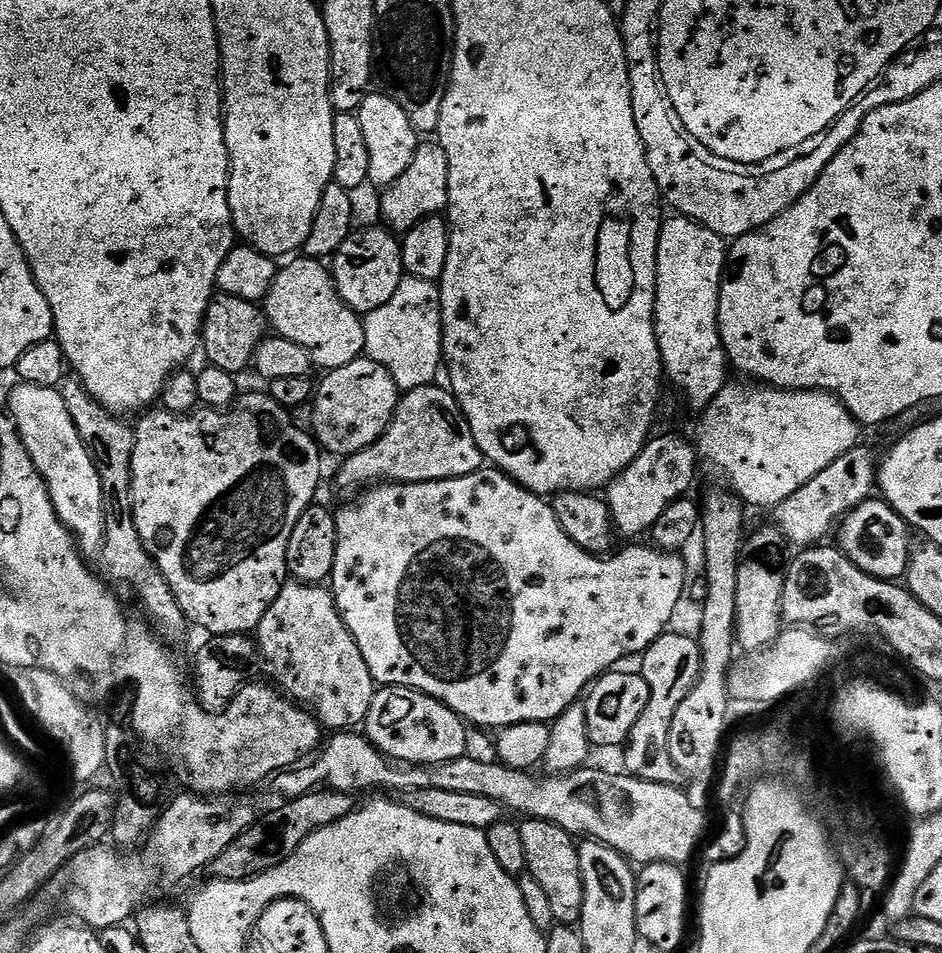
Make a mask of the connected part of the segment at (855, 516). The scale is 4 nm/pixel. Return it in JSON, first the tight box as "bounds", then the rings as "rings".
{"bounds":[838,498,914,581],"rings":[[[873,498],[858,506],[843,520],[839,529],[838,547],[863,572],[879,580],[899,581],[908,571],[908,557],[914,547],[908,524],[883,499]]]}

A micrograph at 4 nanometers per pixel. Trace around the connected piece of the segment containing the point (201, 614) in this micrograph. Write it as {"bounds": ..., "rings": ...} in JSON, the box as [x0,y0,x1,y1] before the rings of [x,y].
{"bounds":[132,391,322,636],"rings":[[[267,391],[248,392],[239,397],[230,408],[217,410],[201,407],[188,415],[176,415],[167,410],[148,410],[134,424],[136,445],[132,455],[132,505],[134,506],[134,526],[138,526],[138,534],[146,546],[146,550],[156,560],[162,570],[166,582],[170,582],[170,590],[174,590],[174,598],[178,598],[178,606],[182,606],[184,615],[193,625],[205,628],[212,636],[243,636],[255,633],[262,622],[266,610],[278,598],[278,594],[289,583],[290,577],[286,566],[286,554],[290,546],[290,534],[294,534],[294,526],[298,526],[298,518],[317,499],[316,491],[320,488],[320,456],[322,449],[307,431],[299,428],[293,413],[283,408]]]}

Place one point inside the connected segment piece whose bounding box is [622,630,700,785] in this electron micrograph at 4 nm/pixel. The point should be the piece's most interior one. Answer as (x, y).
(672, 663)

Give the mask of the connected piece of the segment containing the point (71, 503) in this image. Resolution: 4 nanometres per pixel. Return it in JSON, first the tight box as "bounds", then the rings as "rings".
{"bounds":[6,384,106,557],"rings":[[[33,384],[15,385],[16,389],[8,396],[6,411],[16,423],[22,442],[48,487],[50,502],[54,502],[54,510],[58,518],[66,526],[66,530],[76,540],[76,546],[85,557],[99,557],[104,551],[104,535],[106,534],[106,506],[104,505],[104,487],[102,478],[96,469],[96,461],[88,453],[88,447],[78,434],[78,426],[74,426],[74,418],[70,418],[70,410],[66,410],[66,402],[59,388],[34,386]]]}

